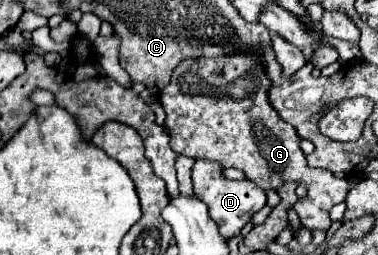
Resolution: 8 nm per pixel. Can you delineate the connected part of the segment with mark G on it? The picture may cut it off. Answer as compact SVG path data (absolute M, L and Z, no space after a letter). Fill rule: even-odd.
M236 52L232 56L180 62L172 72L168 88L160 92L172 150L190 158L216 160L224 168L238 168L262 190L278 190L282 182L300 182L308 188L306 200L298 200L296 204L302 224L308 230L326 232L332 224L328 216L330 208L344 202L360 178L338 180L328 170L308 168L298 132L270 106L270 86L264 74L264 60L260 60L258 52Z

